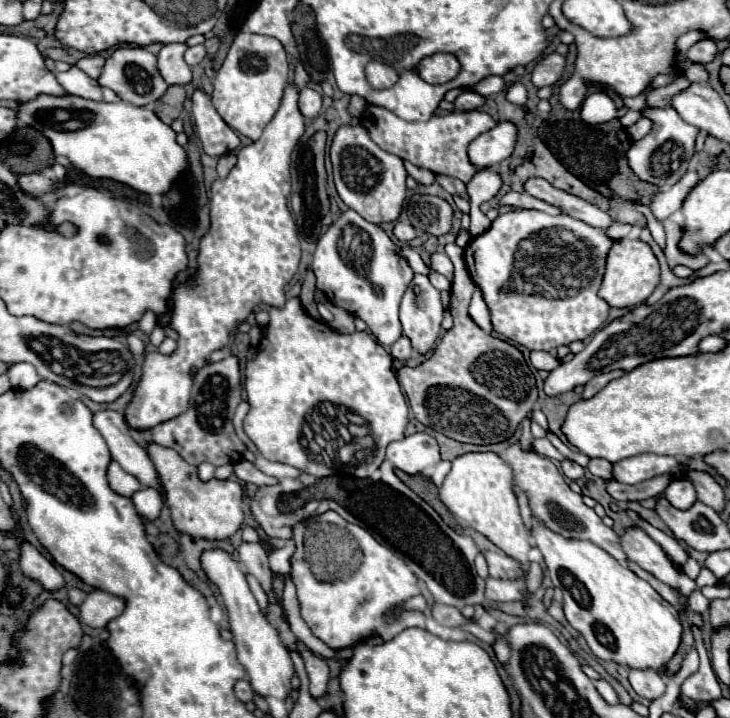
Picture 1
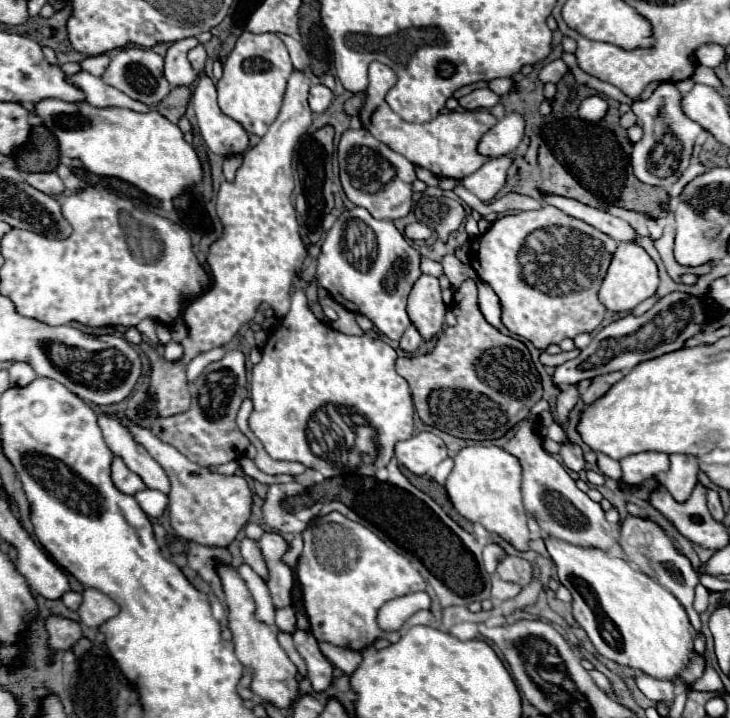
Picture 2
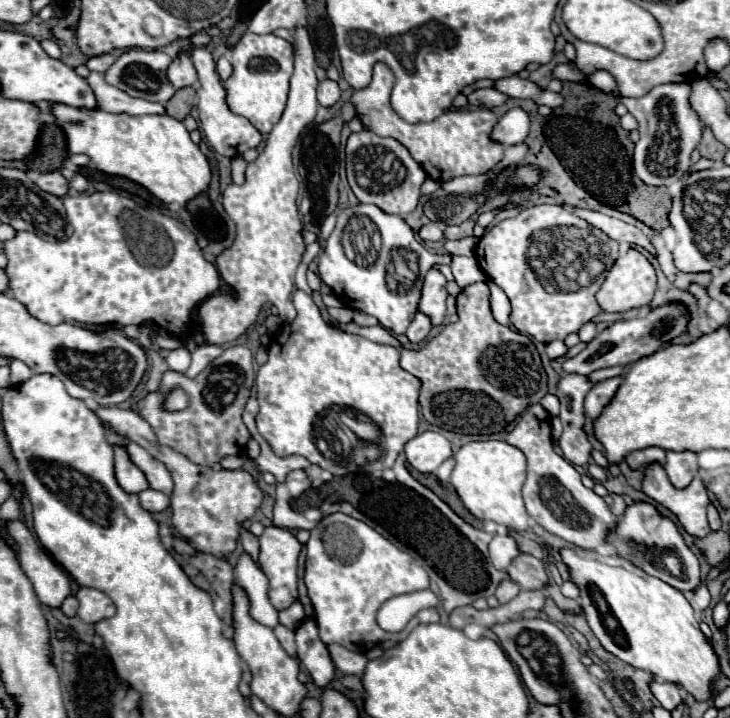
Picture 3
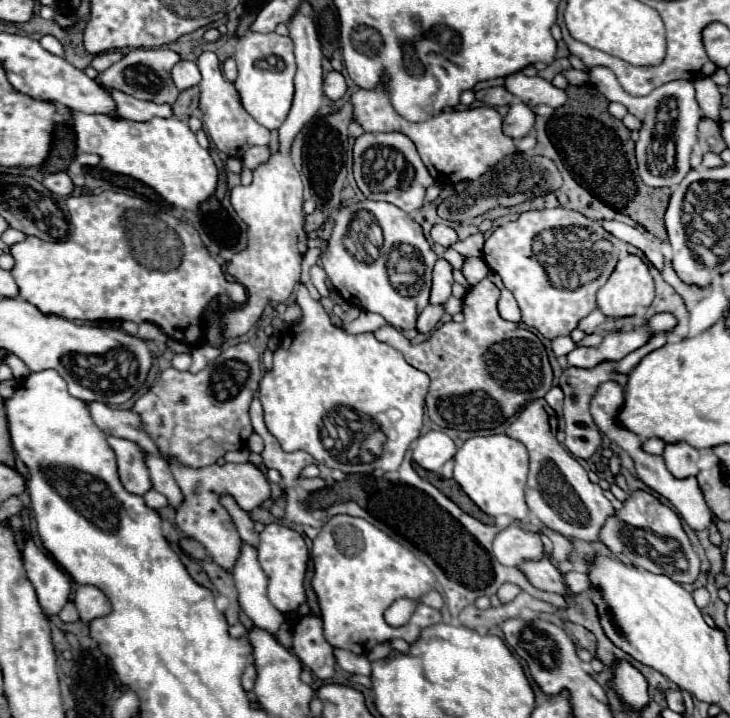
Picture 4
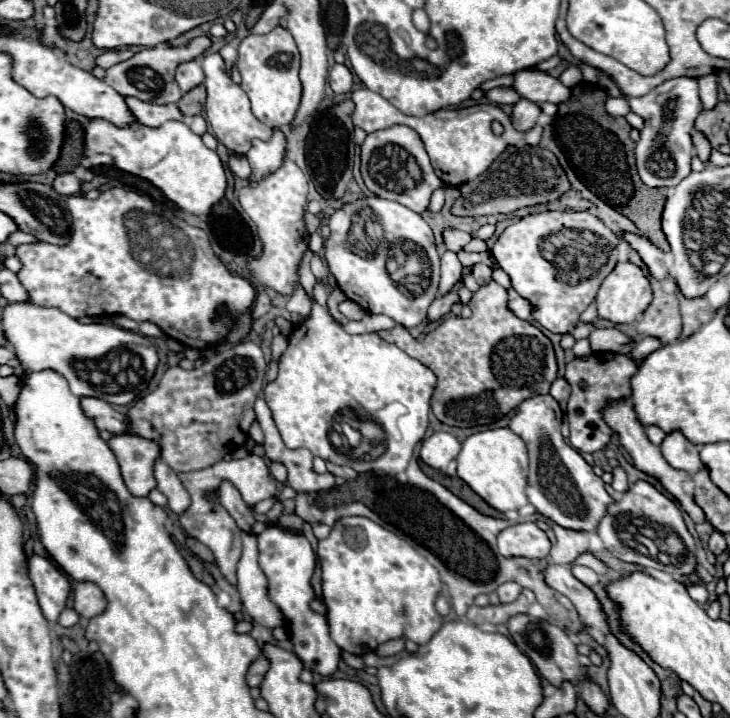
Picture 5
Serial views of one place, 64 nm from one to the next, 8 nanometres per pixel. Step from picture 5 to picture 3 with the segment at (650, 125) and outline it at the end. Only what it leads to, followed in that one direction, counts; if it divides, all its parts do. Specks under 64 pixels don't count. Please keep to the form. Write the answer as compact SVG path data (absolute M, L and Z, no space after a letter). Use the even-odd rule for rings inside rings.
M600 70L600 72L590 74L588 78L590 78L590 84L594 84L594 86L596 86L596 88L600 88L600 90L604 90L606 94L618 94L616 80L614 80L614 78L612 78L608 72ZM660 84L642 98L618 98L640 124L640 140L634 148L634 172L650 186L670 186L682 180L690 168L690 154L700 142L702 122L688 102L690 84Z

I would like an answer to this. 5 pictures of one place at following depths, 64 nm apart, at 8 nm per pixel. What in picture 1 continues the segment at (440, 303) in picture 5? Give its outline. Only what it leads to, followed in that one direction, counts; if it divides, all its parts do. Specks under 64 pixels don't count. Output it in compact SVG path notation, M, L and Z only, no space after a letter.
M402 336L402 338L390 348L390 356L392 356L392 360L398 360L398 362L406 362L406 360L410 360L410 356L412 356L410 340Z

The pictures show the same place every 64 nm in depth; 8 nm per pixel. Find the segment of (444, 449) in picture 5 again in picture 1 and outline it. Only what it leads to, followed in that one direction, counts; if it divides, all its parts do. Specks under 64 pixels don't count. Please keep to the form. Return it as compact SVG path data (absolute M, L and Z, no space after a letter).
M416 432L398 442L390 442L386 460L406 474L420 474L426 466L440 462L440 448L432 436Z

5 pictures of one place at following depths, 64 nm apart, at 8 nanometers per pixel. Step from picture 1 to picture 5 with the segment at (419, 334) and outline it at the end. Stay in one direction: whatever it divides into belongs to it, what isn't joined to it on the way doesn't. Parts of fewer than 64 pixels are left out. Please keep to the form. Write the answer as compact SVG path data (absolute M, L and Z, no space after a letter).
M444 252L440 258L440 284L438 284L438 294L444 296L452 290L452 286L460 280L462 266L452 252Z

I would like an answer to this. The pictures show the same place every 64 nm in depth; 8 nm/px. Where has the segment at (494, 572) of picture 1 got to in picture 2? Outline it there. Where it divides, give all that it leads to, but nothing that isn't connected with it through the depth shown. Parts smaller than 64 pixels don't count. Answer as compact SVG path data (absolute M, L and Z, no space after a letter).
M504 556L496 566L496 574L502 580L510 580L520 586L526 586L532 580L532 566L528 560L520 556Z

